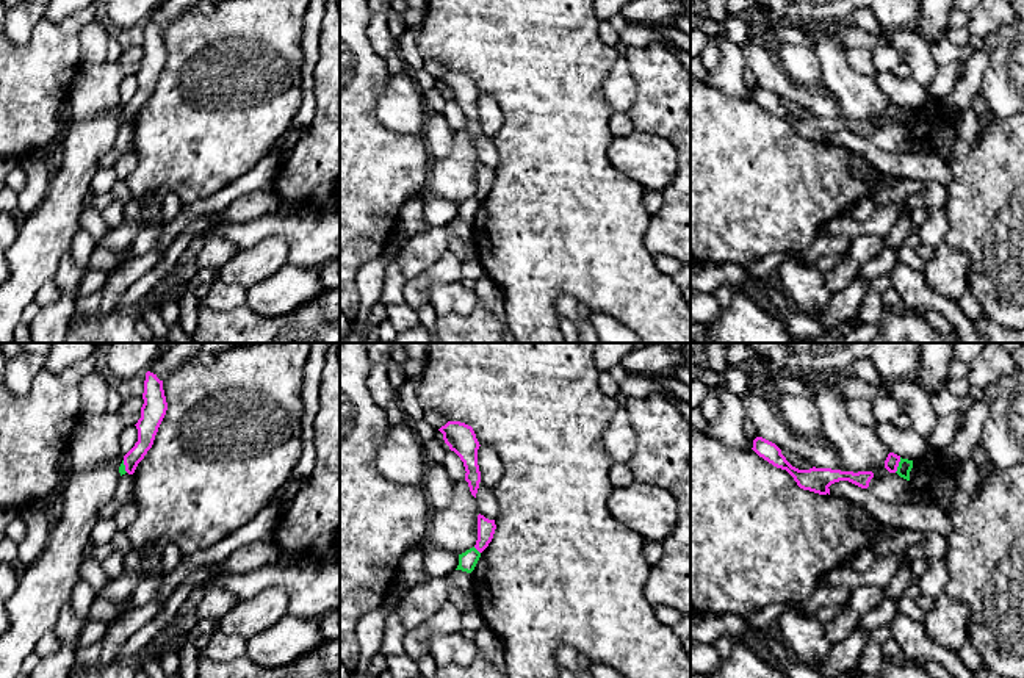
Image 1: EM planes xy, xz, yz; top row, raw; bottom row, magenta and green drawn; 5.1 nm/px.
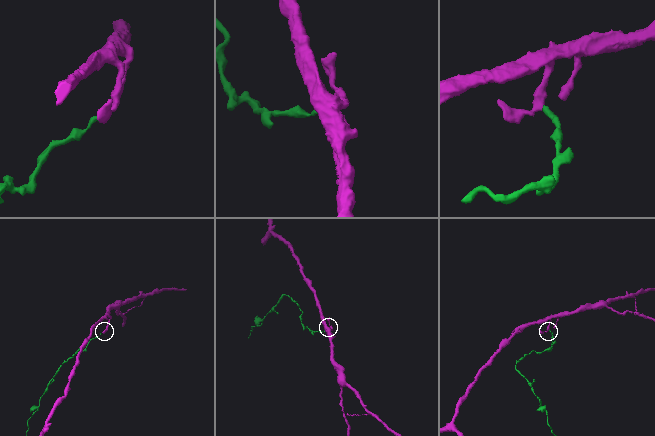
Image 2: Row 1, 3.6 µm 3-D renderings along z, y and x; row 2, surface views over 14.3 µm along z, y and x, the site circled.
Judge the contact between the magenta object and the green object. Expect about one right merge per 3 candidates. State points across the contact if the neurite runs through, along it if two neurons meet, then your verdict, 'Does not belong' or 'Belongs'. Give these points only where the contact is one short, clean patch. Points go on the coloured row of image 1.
Boundary: yz (901, 458), (894, 472). Does not belong

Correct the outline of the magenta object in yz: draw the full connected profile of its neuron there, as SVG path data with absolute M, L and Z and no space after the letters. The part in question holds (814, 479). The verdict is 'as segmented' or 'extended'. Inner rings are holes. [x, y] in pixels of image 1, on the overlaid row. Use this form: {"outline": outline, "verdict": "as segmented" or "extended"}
{"outline": "M756 437L753 440L753 448L752 448L759 457L767 460L777 468L786 470L797 485L803 490L809 490L819 495L830 495L830 485L839 481L849 481L861 489L867 489L871 479L874 478L872 471L841 471L841 470L831 470L831 468L809 468L809 470L799 470L792 467L786 457L781 454L781 449L763 438Z", "verdict": "as segmented"}

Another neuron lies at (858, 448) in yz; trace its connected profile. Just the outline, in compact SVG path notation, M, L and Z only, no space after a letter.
M830 382L809 385L822 417L822 440L838 451L839 462L853 473L872 471L874 478L889 474L885 460L891 451L880 442L874 426L855 423L849 415L849 401Z

